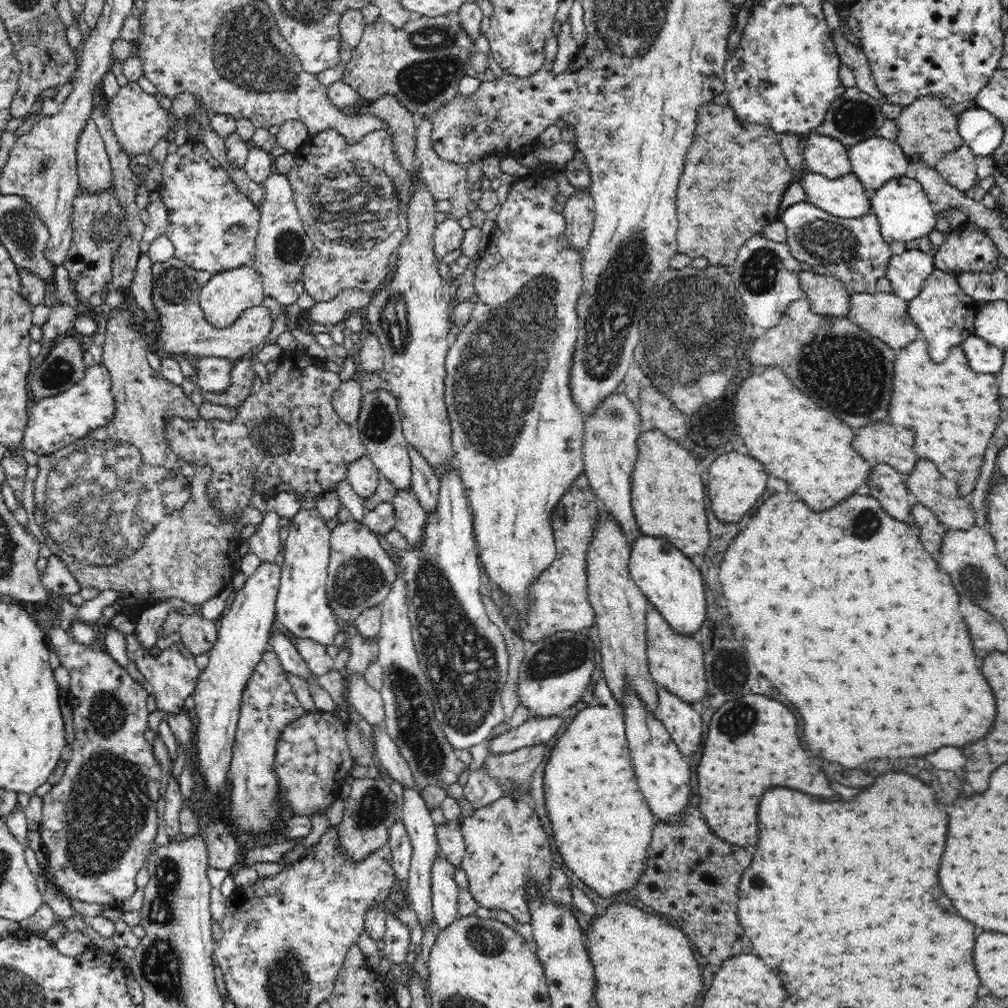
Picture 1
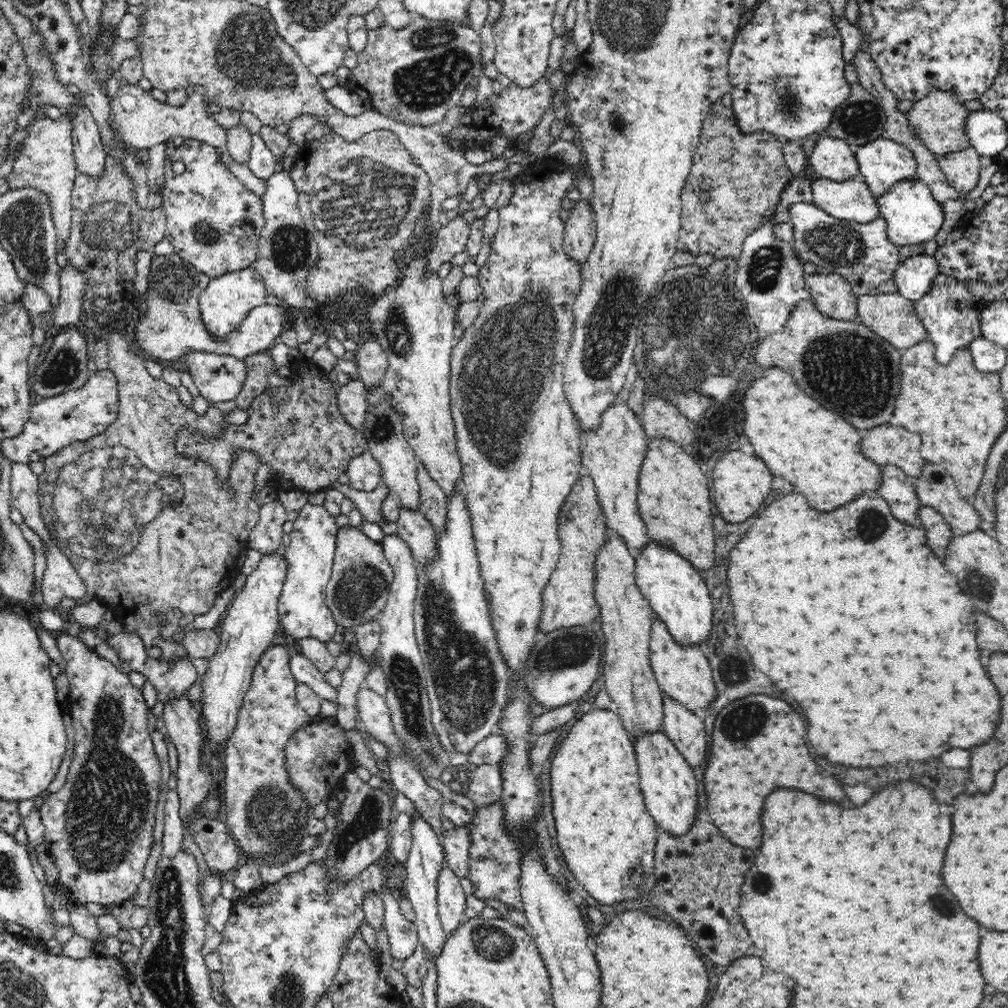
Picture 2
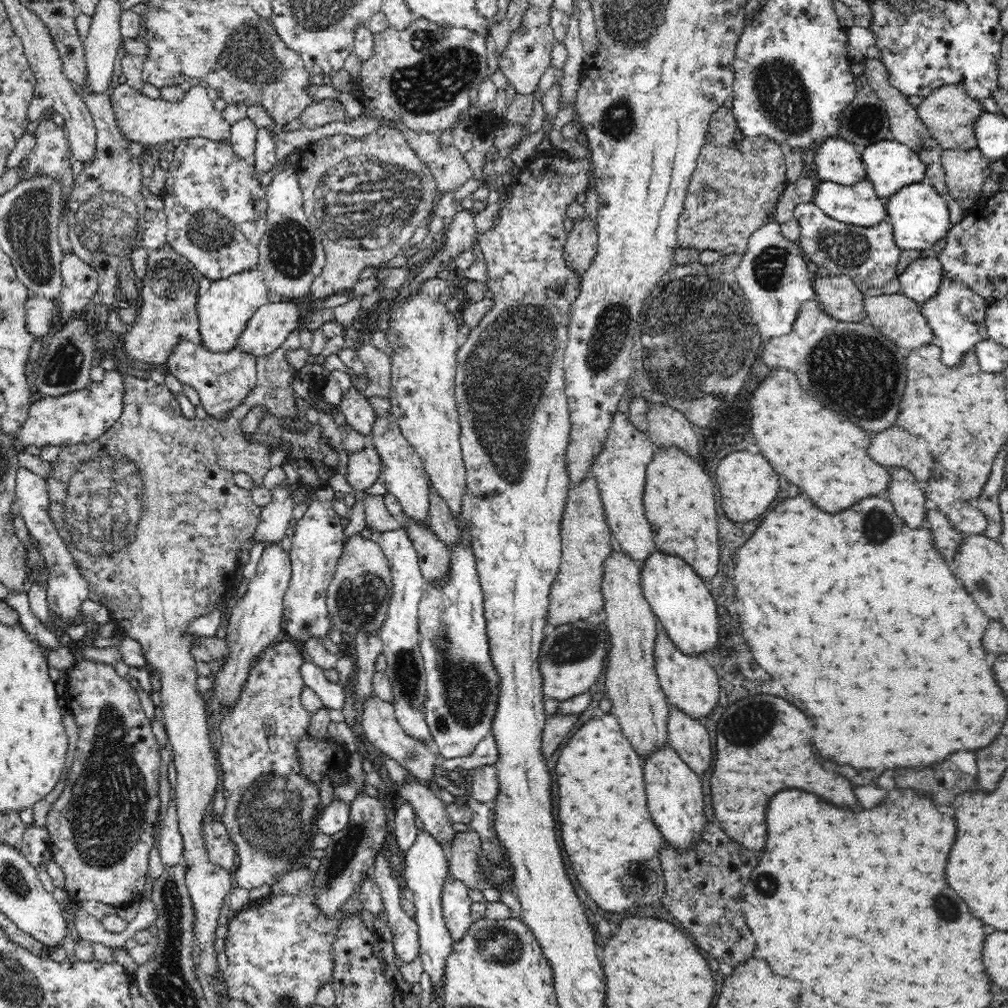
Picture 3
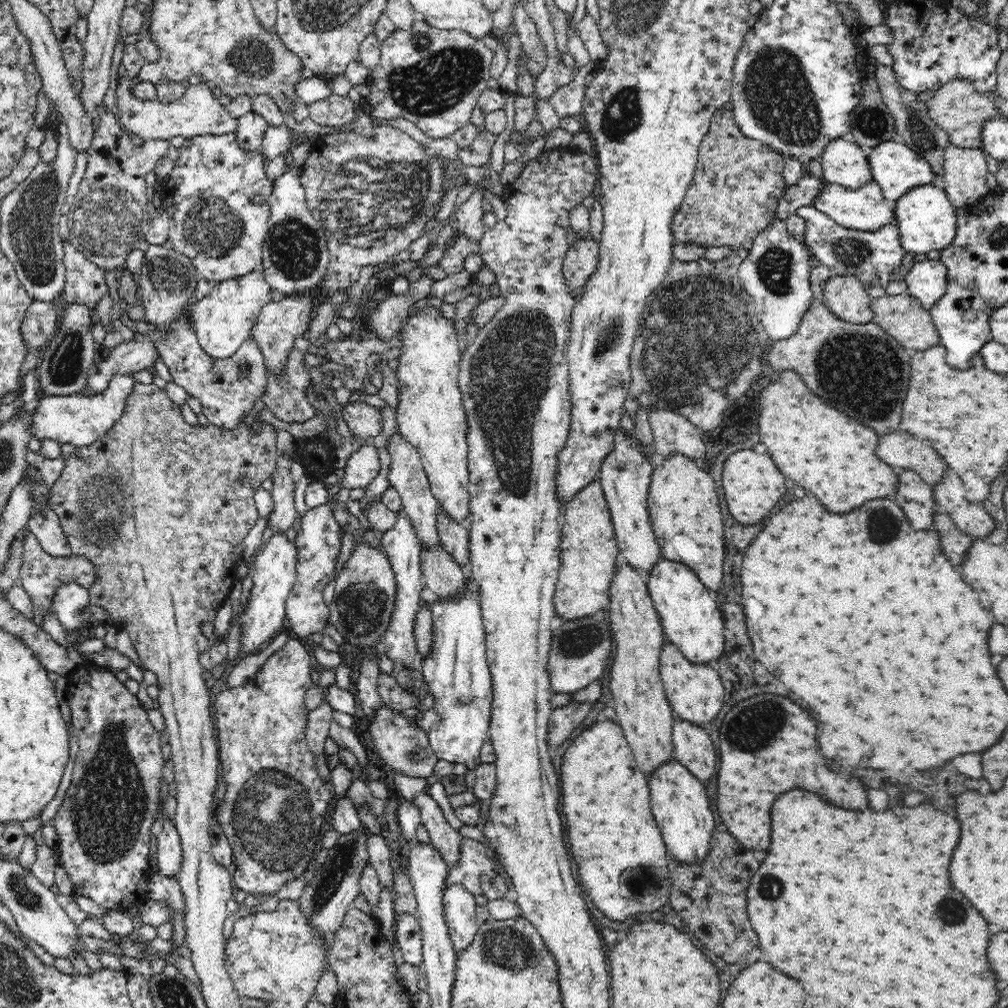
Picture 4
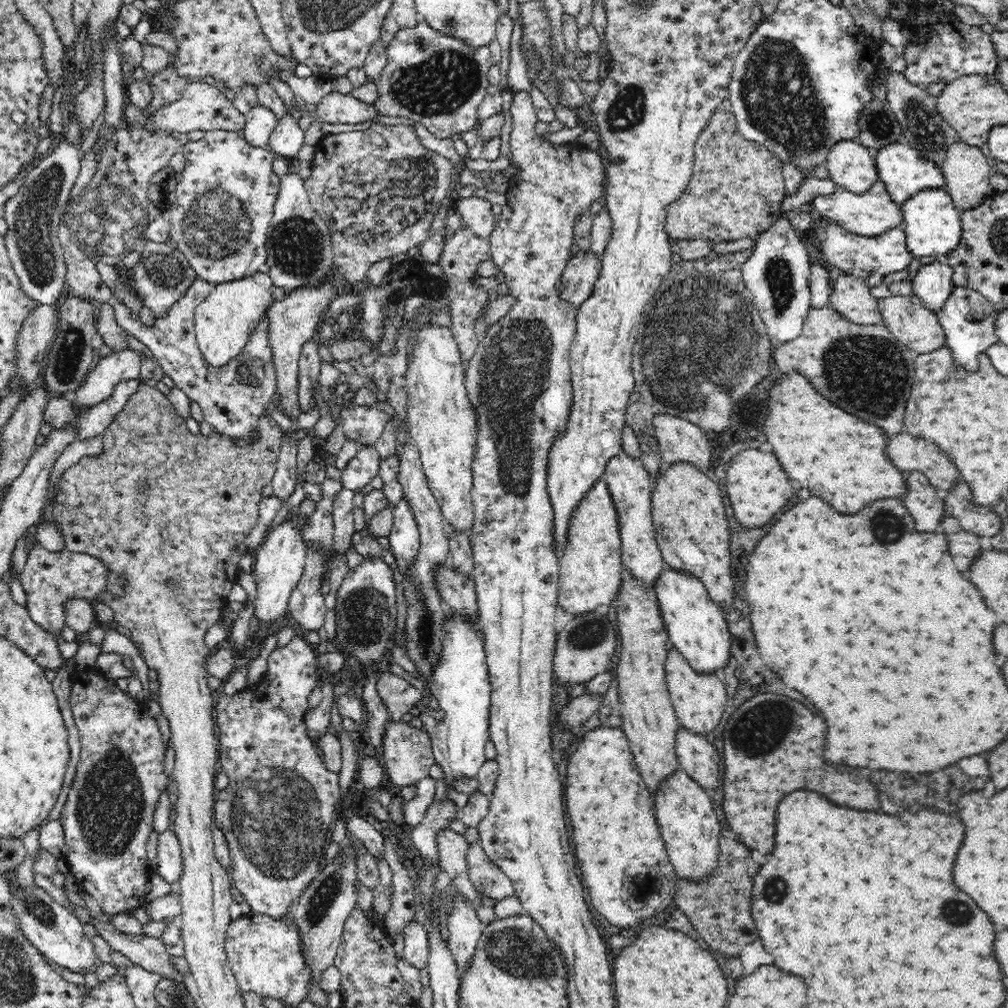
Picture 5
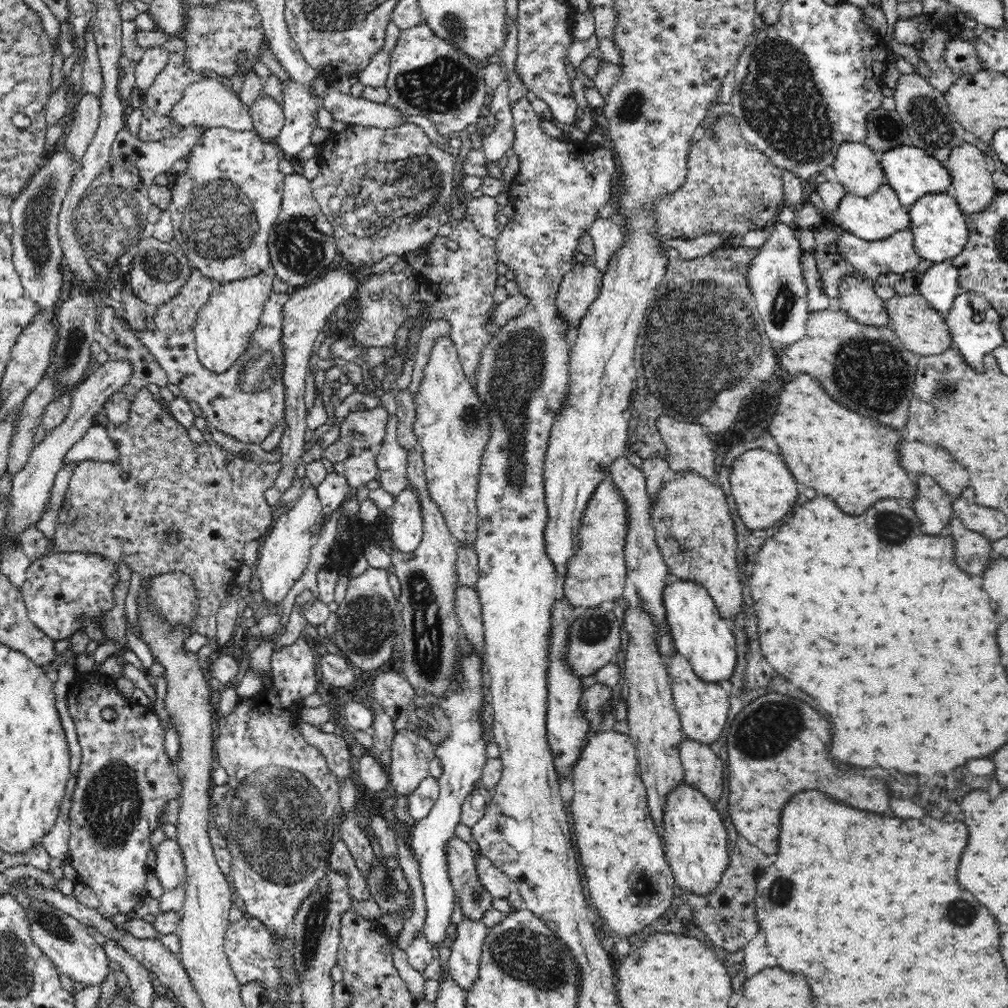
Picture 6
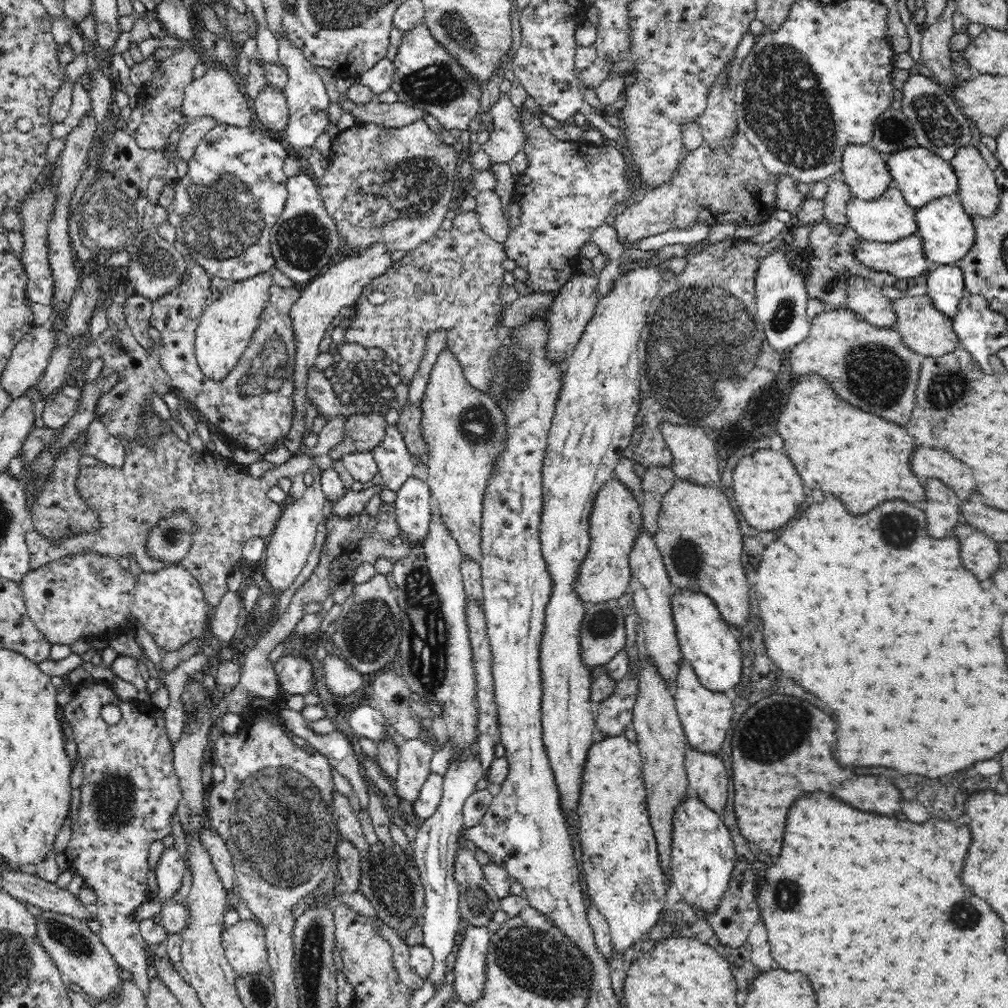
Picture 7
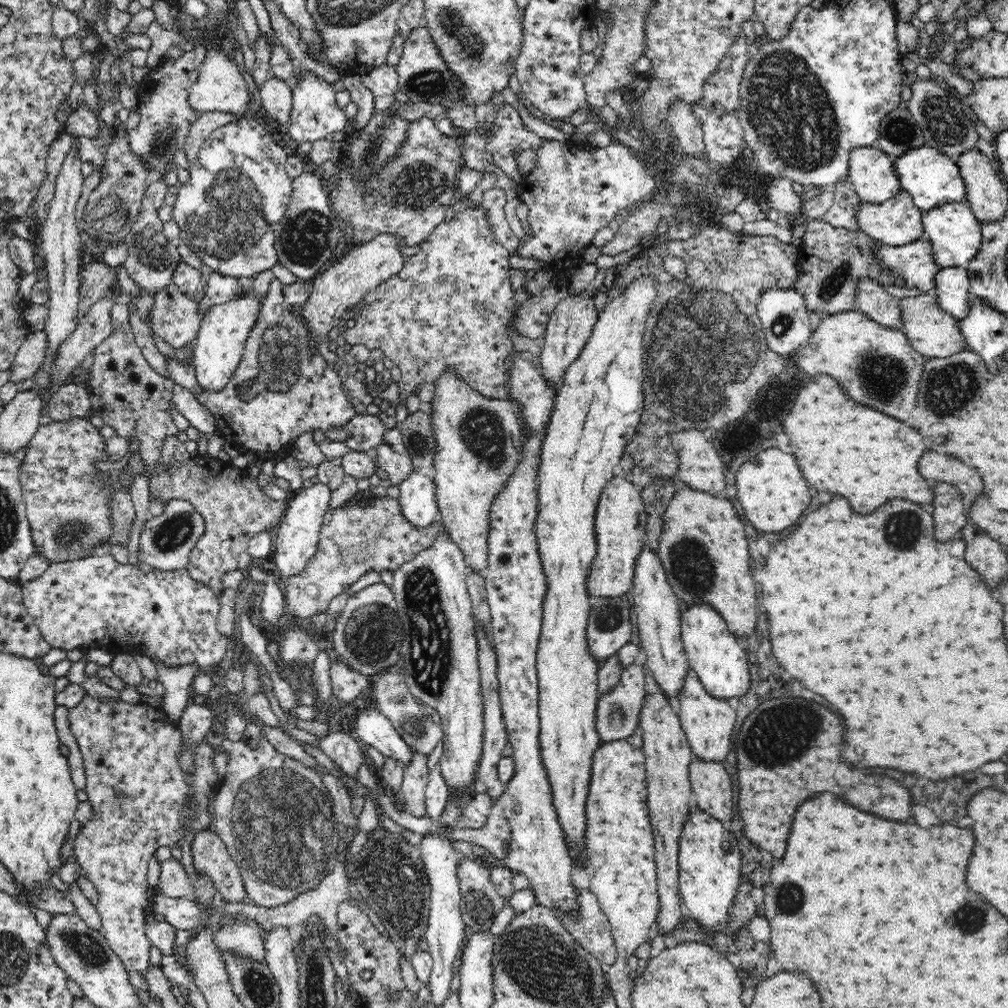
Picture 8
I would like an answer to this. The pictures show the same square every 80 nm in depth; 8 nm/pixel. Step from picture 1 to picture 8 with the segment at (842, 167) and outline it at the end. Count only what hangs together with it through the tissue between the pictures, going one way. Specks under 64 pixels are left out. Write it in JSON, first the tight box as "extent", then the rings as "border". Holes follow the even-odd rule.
{"extent":[848,146,901,203],"border":[[[856,146],[848,154],[848,181],[863,203],[886,202],[901,191],[893,157],[876,147]]]}

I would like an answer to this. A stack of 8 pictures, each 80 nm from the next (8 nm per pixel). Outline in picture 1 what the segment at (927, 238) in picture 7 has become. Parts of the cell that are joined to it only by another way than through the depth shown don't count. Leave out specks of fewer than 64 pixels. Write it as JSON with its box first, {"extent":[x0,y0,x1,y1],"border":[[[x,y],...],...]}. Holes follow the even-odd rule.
{"extent":[869,176,937,244],"border":[[[906,176],[892,178],[878,187],[869,197],[869,208],[876,215],[881,236],[890,244],[893,242],[909,244],[912,240],[928,236],[936,228],[937,213],[934,212],[924,187],[918,183],[918,180]]]}

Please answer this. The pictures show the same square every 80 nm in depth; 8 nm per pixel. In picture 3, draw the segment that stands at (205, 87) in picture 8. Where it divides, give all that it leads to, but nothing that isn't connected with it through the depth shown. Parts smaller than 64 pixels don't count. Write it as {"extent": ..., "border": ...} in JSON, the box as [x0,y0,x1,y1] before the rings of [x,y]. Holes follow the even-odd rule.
{"extent":[108,83,231,147],"border":[[[127,83],[110,89],[108,94],[112,101],[117,128],[127,142],[140,142],[144,147],[164,146],[166,142],[175,138],[204,137],[210,141],[223,141],[230,136],[231,124],[224,119],[222,111],[214,107],[214,96],[203,84],[186,87],[180,102],[168,102],[162,98],[152,99]]]}

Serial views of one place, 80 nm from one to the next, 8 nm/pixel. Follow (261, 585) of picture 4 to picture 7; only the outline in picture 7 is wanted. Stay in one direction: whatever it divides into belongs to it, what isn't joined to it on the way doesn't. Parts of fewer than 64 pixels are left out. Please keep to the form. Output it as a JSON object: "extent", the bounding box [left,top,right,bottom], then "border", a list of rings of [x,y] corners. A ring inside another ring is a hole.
{"extent":[264,466,326,592],"border":[[[312,466],[310,474],[315,478],[311,486],[307,486],[302,493],[302,497],[297,500],[289,500],[284,504],[280,518],[277,519],[276,526],[267,538],[265,547],[266,560],[264,560],[264,576],[270,582],[272,590],[280,592],[286,590],[295,577],[304,570],[310,552],[314,550],[316,544],[316,532],[318,524],[324,518],[324,504],[326,497],[322,491],[320,480],[321,468]]]}

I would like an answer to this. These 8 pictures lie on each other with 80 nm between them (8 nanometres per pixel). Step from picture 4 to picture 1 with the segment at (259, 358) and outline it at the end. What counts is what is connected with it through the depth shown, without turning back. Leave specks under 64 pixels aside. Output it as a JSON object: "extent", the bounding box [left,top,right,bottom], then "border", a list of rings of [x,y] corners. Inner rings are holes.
{"extent":[196,356,234,392],"border":[[[200,356],[196,360],[196,369],[198,375],[197,386],[201,390],[208,392],[224,392],[232,384],[232,368],[234,360],[216,357]]]}

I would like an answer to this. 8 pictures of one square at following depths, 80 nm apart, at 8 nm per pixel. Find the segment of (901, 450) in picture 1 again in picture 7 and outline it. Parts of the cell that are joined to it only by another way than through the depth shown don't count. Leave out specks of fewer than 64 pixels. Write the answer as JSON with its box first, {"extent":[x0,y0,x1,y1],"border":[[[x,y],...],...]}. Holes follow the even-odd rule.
{"extent":[912,448,975,502],"border":[[[918,448],[912,456],[912,472],[926,480],[937,478],[954,491],[958,498],[966,502],[970,494],[975,491],[972,470],[956,460],[950,452],[944,450],[932,450],[932,448]]]}

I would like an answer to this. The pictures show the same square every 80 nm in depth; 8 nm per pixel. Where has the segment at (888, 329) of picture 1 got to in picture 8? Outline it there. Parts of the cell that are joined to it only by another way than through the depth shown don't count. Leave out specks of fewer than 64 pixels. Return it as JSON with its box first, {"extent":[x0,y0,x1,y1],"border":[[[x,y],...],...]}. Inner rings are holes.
{"extent":[899,294,968,358],"border":[[[924,294],[905,297],[899,303],[902,316],[901,329],[909,345],[925,358],[948,358],[949,355],[968,350],[964,336],[960,333],[958,319],[941,310],[936,295]]]}

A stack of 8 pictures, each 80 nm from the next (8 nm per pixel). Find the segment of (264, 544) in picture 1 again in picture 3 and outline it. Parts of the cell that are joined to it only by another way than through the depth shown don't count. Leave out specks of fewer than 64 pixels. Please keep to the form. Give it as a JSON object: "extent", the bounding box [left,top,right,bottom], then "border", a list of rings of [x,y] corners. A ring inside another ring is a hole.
{"extent":[254,483,296,543],"border":[[[288,483],[277,485],[272,490],[272,499],[261,508],[260,520],[258,521],[254,537],[256,542],[279,543],[286,536],[288,523],[292,520],[292,509],[296,503],[290,497]]]}

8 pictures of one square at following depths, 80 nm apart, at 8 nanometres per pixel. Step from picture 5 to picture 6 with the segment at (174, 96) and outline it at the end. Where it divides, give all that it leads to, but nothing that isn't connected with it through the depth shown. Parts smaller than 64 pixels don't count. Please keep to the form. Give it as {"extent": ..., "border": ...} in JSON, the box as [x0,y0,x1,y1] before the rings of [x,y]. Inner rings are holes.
{"extent":[137,30,201,142],"border":[[[161,30],[153,31],[137,31],[137,43],[143,48],[150,48],[152,46],[164,47],[169,52],[168,64],[157,74],[152,86],[144,90],[142,117],[140,130],[137,137],[142,142],[150,142],[150,140],[162,140],[172,128],[172,106],[174,106],[180,98],[182,98],[184,89],[190,84],[198,82],[201,78],[199,74],[194,74],[192,69],[188,69],[188,65],[184,65],[185,46],[184,41],[172,34],[168,34]]]}

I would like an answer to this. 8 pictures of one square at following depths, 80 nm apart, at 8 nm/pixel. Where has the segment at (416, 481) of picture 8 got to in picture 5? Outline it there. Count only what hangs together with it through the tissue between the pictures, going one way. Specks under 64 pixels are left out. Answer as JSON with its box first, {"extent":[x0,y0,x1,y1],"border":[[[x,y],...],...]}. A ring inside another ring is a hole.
{"extent":[387,497,420,576],"border":[[[402,497],[391,509],[393,525],[387,538],[390,552],[394,555],[399,572],[404,576],[407,568],[413,564],[415,556],[419,554],[420,539],[416,524],[416,517],[412,514],[405,498]]]}

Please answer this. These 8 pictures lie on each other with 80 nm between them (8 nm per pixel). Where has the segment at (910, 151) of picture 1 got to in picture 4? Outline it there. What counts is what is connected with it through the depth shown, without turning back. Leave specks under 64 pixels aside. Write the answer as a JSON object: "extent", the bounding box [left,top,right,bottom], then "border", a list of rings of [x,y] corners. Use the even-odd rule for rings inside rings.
{"extent":[926,81,1002,149],"border":[[[952,81],[942,85],[934,91],[926,102],[928,117],[936,122],[936,125],[944,129],[950,137],[950,145],[956,145],[967,149],[981,148],[981,130],[988,118],[1002,116],[994,103],[997,92],[978,93],[973,88],[973,82]]]}

